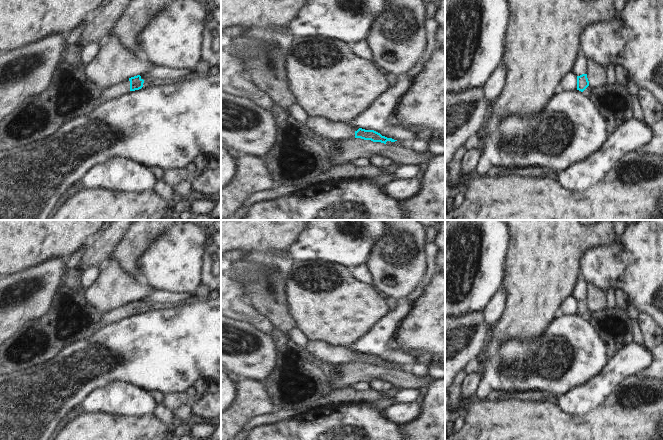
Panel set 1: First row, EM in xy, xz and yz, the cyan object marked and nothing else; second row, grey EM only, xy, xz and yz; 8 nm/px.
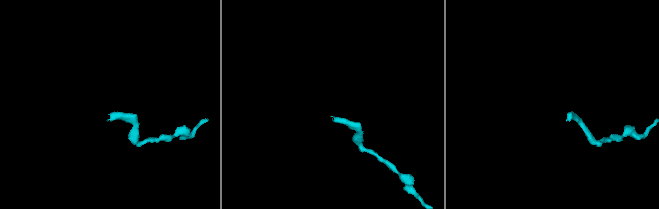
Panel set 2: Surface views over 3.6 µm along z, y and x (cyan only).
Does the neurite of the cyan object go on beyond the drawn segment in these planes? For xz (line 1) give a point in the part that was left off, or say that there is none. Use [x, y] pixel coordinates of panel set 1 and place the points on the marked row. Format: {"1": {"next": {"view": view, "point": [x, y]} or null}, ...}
{"1": {"next": null}}

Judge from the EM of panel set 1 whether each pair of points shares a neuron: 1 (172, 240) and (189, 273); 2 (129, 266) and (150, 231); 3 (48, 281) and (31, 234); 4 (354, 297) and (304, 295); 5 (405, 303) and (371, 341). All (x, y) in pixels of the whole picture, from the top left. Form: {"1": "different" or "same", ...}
{"1": "same", "2": "same", "3": "different", "4": "same", "5": "same"}

